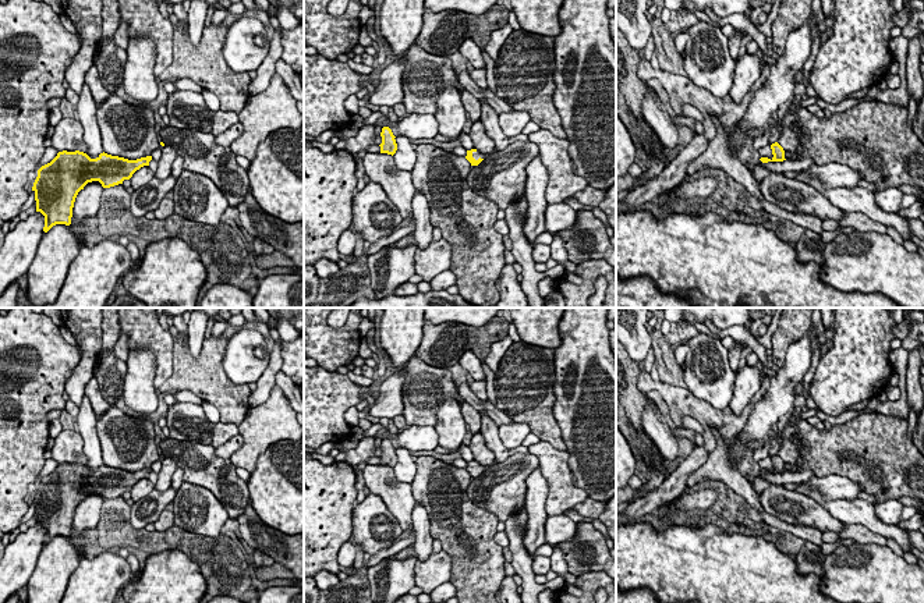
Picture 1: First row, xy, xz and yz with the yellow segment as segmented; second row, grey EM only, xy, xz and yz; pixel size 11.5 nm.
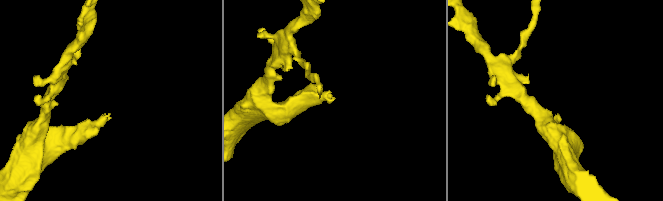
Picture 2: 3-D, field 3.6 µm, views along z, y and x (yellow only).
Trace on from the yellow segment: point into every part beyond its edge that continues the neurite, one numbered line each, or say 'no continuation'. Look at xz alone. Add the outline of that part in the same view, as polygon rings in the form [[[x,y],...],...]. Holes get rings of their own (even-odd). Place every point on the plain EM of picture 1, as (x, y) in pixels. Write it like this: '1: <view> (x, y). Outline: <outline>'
no continuation

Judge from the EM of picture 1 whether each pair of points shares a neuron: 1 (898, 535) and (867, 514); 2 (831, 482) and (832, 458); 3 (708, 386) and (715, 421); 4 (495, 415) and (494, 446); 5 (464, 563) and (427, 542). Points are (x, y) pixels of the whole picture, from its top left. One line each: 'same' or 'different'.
1: same
2: different
3: different
4: different
5: different

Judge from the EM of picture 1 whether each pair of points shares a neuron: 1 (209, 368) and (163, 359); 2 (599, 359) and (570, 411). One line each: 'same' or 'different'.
1: different
2: same

